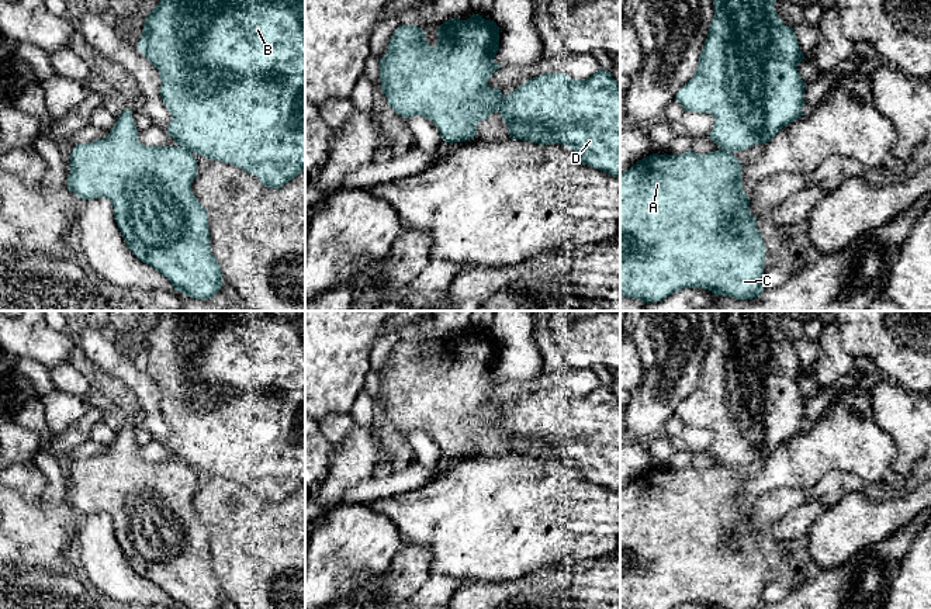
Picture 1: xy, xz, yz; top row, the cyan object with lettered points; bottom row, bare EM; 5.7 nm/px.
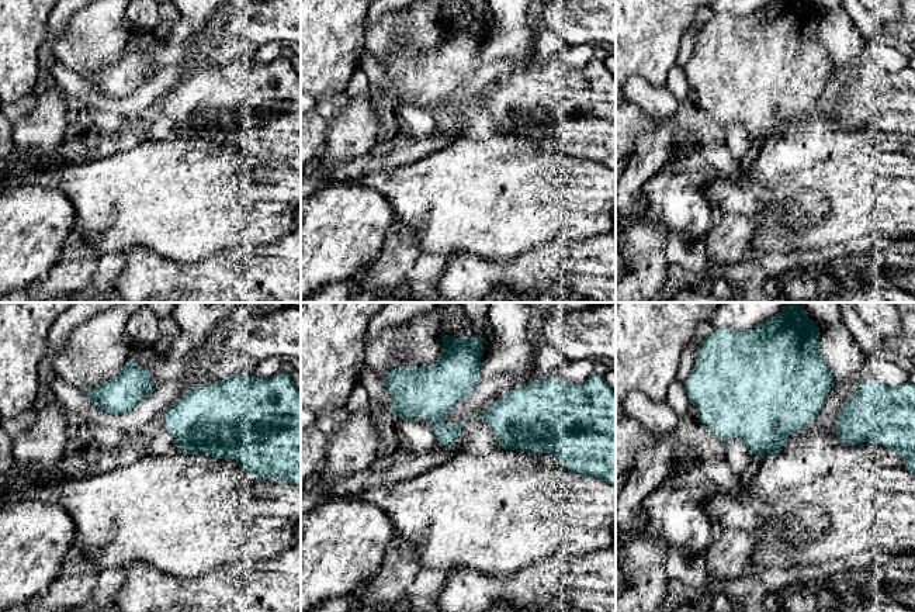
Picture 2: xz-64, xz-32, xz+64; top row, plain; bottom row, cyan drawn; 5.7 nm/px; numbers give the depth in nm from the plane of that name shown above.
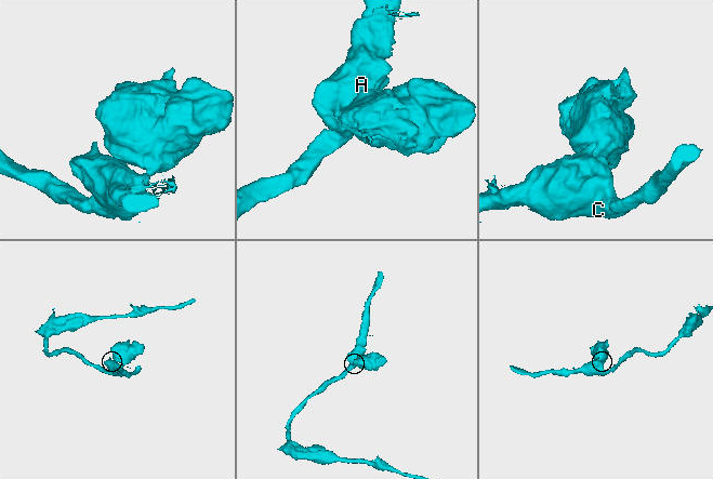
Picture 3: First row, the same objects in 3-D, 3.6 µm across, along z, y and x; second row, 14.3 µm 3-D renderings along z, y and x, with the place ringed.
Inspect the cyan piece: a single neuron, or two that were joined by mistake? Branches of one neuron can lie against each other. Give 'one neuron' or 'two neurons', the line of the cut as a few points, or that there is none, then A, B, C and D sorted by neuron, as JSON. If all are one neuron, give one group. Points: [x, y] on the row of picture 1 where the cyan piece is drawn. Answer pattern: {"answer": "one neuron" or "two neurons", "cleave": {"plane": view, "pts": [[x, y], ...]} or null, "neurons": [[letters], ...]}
{"answer": "two neurons", "cleave": {"plane": "xz", "pts": [[504, 99], [495, 110]]}, "neurons": [["A", "C"], ["B", "D"]]}

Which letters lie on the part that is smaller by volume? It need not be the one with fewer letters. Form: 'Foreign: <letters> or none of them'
Foreign: B, D

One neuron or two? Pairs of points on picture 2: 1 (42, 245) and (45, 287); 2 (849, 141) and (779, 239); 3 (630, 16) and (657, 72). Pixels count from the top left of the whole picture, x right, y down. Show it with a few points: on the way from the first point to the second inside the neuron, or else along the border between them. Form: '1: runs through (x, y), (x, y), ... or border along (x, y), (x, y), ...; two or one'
1: border along (62, 248), (56, 263), (31, 286); two
2: runs through (821, 161), (815, 161), (779, 197), (779, 211); one
3: runs through (636, 30), (645, 42), (651, 58); one

